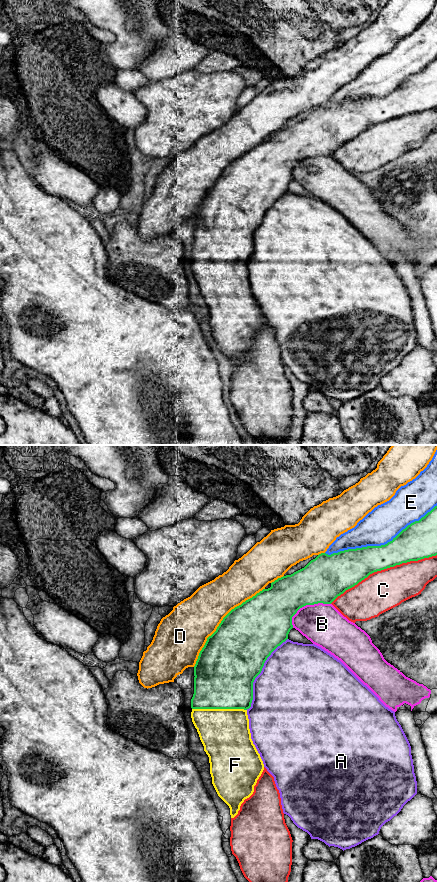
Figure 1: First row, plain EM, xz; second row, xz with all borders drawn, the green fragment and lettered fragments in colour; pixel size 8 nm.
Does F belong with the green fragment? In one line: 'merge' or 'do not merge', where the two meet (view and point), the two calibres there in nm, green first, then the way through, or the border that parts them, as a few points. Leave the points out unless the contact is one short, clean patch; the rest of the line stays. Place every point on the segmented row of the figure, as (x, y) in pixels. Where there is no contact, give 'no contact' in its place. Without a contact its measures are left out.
merge | xz (219, 708) | 460/400 nm | across xz (224, 678), (224, 694), (219, 708), (225, 734)

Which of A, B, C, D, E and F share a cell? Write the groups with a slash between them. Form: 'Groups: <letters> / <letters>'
Groups: A / B / C / D / E / F

